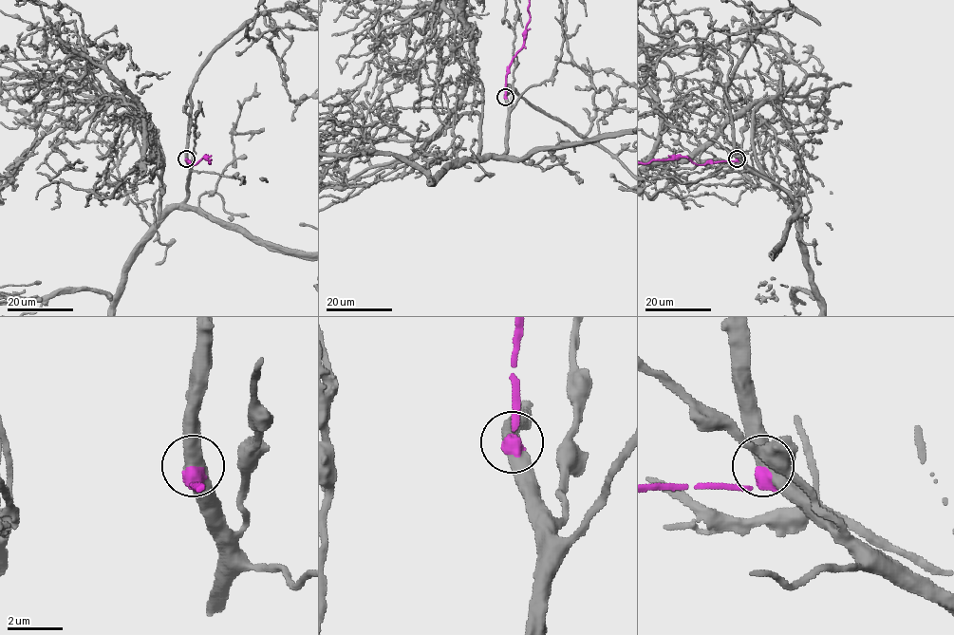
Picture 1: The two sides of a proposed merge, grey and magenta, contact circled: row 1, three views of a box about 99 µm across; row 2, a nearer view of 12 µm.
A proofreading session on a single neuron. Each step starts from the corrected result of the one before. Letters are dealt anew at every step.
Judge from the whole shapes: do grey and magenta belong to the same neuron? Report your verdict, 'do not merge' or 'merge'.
merge

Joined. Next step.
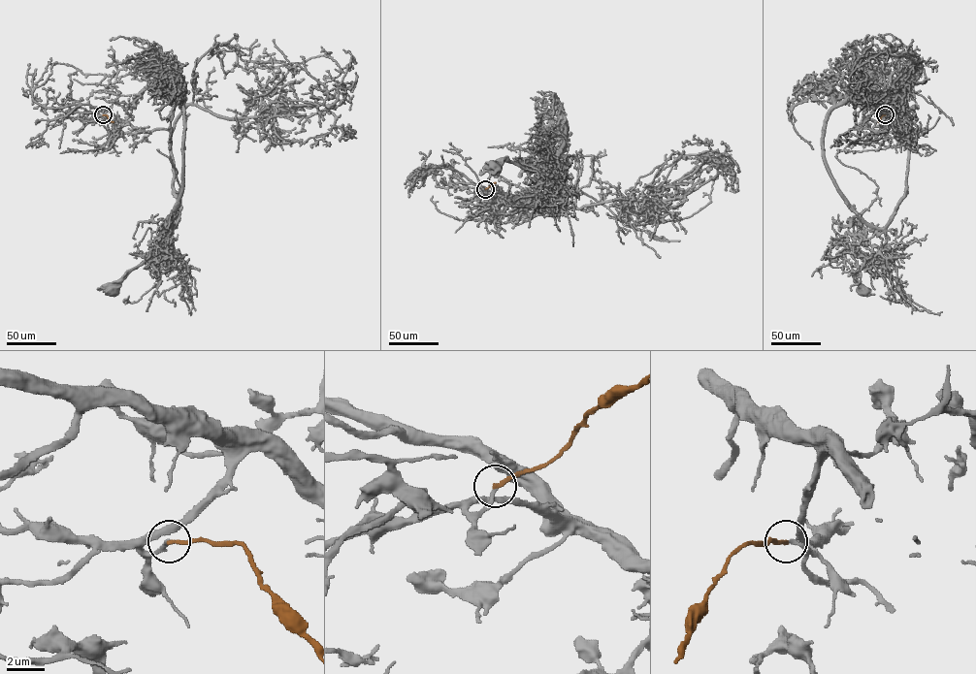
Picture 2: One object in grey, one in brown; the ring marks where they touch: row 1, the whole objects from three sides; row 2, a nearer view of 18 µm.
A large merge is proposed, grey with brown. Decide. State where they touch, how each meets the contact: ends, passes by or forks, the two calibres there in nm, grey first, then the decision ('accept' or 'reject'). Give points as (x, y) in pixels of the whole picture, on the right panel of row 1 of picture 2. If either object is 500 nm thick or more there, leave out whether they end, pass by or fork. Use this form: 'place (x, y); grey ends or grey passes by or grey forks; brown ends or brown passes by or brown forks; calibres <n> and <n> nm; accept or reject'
place (885, 114); grey ends; brown ends; calibres 190 and 200 nm; accept

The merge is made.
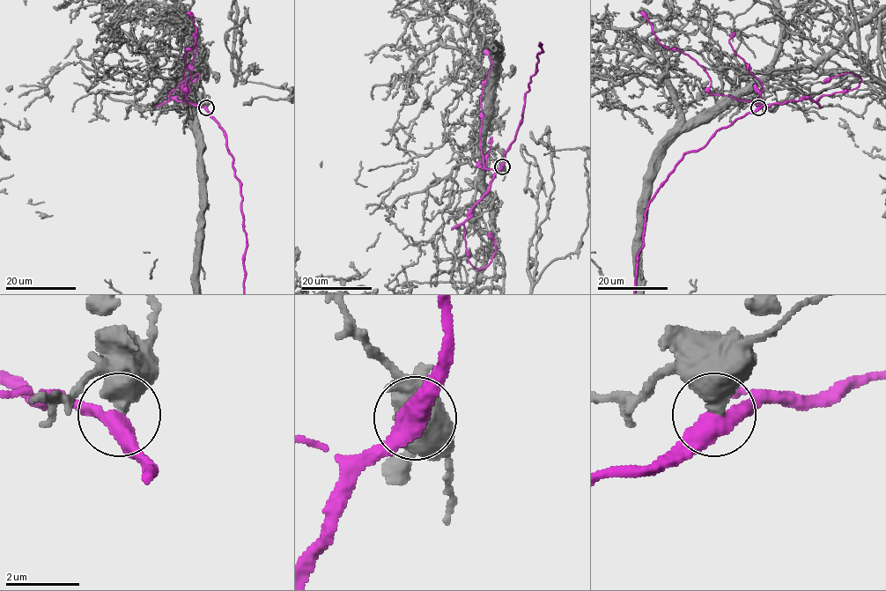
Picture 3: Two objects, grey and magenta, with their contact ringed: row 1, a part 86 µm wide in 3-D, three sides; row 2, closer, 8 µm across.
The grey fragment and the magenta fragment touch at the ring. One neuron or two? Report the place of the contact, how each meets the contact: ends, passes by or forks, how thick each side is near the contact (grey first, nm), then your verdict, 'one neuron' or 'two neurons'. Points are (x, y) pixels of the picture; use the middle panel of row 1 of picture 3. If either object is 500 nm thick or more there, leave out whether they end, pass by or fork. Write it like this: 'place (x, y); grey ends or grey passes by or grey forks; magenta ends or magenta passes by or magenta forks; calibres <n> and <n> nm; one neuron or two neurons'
place (502, 166); calibres 650 and 480 nm; two neurons

